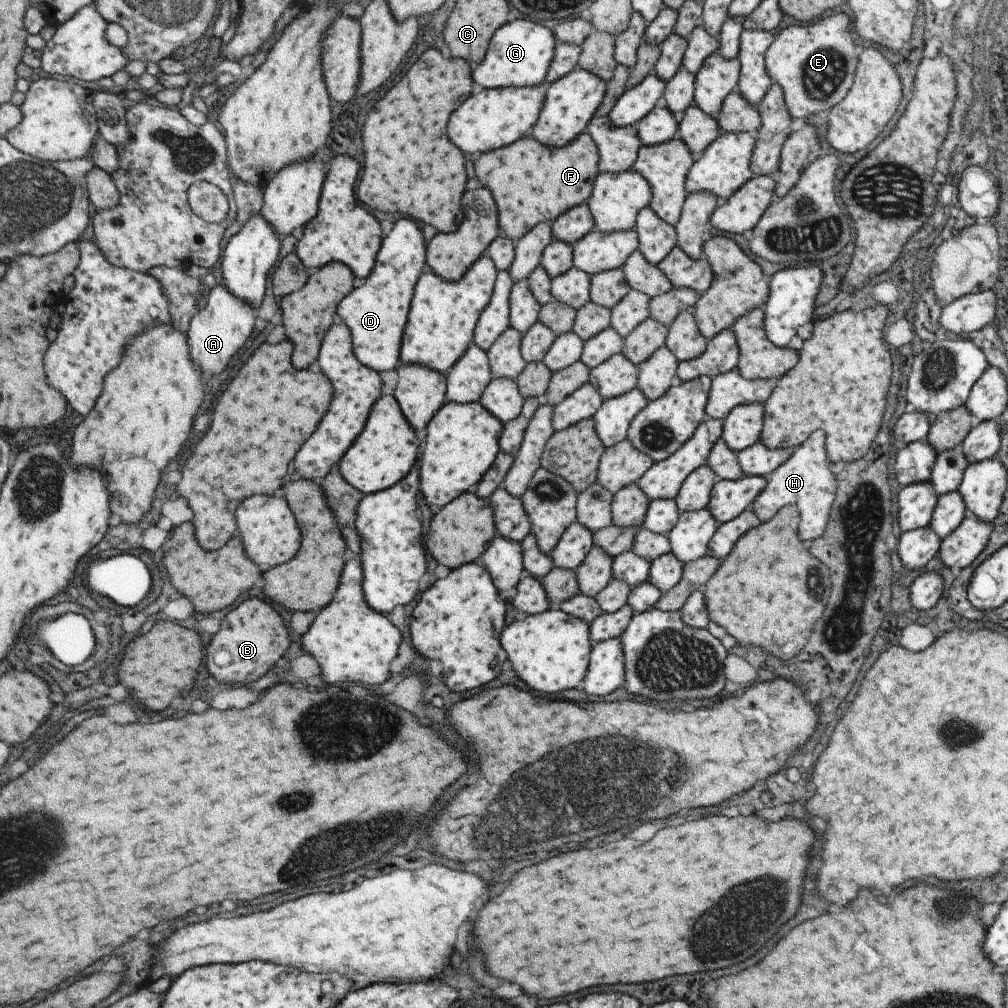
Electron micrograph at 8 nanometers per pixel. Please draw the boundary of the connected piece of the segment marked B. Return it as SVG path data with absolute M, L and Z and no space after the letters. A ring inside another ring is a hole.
M251 597L231 610L207 646L206 668L216 680L229 684L251 684L265 676L275 664L282 665L282 657L289 648L289 634L283 626L281 613L275 605L261 598Z

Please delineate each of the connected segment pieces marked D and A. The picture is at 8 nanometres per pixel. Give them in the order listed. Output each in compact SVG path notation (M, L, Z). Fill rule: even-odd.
M401 218L393 224L391 232L383 238L371 272L363 280L361 286L355 286L351 292L341 299L336 313L343 321L342 323L349 329L353 354L358 362L367 368L372 368L375 372L383 370L393 370L400 362L400 344L403 329L405 328L406 316L410 307L413 289L419 275L422 273L425 264L426 245L423 243L421 230L417 224L409 218Z
M215 286L207 294L206 305L193 317L188 330L192 360L207 376L219 376L229 368L229 362L247 344L255 330L257 309L234 295L228 287Z

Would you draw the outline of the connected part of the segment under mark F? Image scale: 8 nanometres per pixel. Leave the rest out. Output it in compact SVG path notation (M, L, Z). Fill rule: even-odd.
M586 132L579 133L567 146L555 148L537 144L537 140L528 134L527 138L518 138L507 146L481 154L475 162L475 176L491 192L497 204L499 232L516 242L537 223L552 222L570 208L585 203L598 173L597 163L596 144Z

